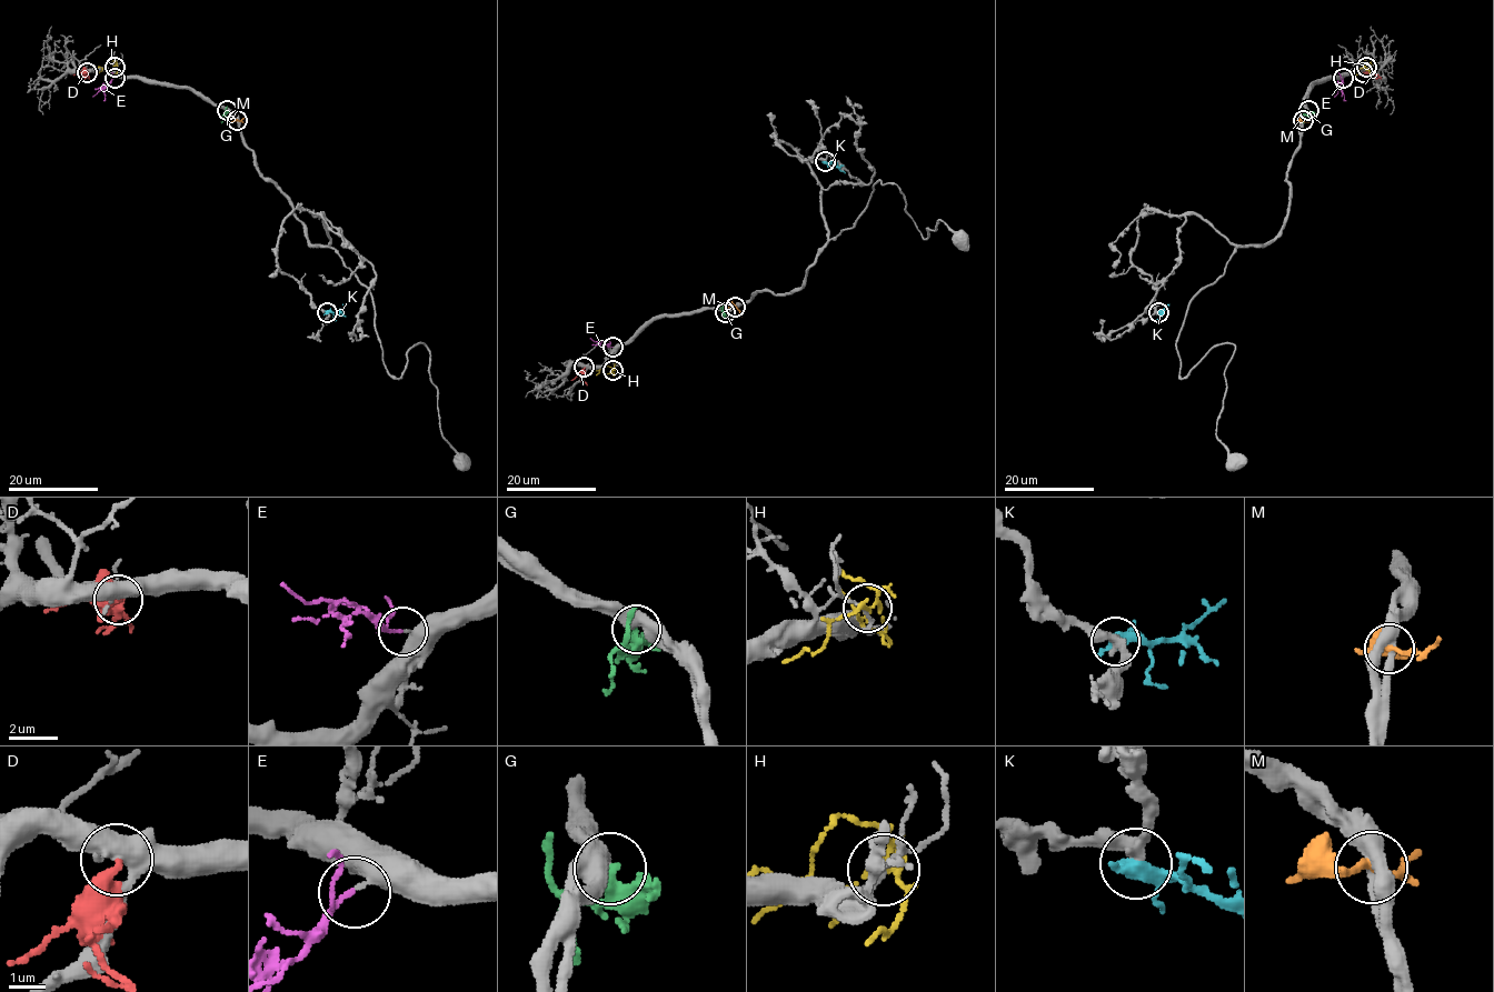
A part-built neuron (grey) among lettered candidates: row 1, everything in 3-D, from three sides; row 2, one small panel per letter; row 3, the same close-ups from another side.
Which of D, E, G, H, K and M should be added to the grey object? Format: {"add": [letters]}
{"add": ["E"]}

